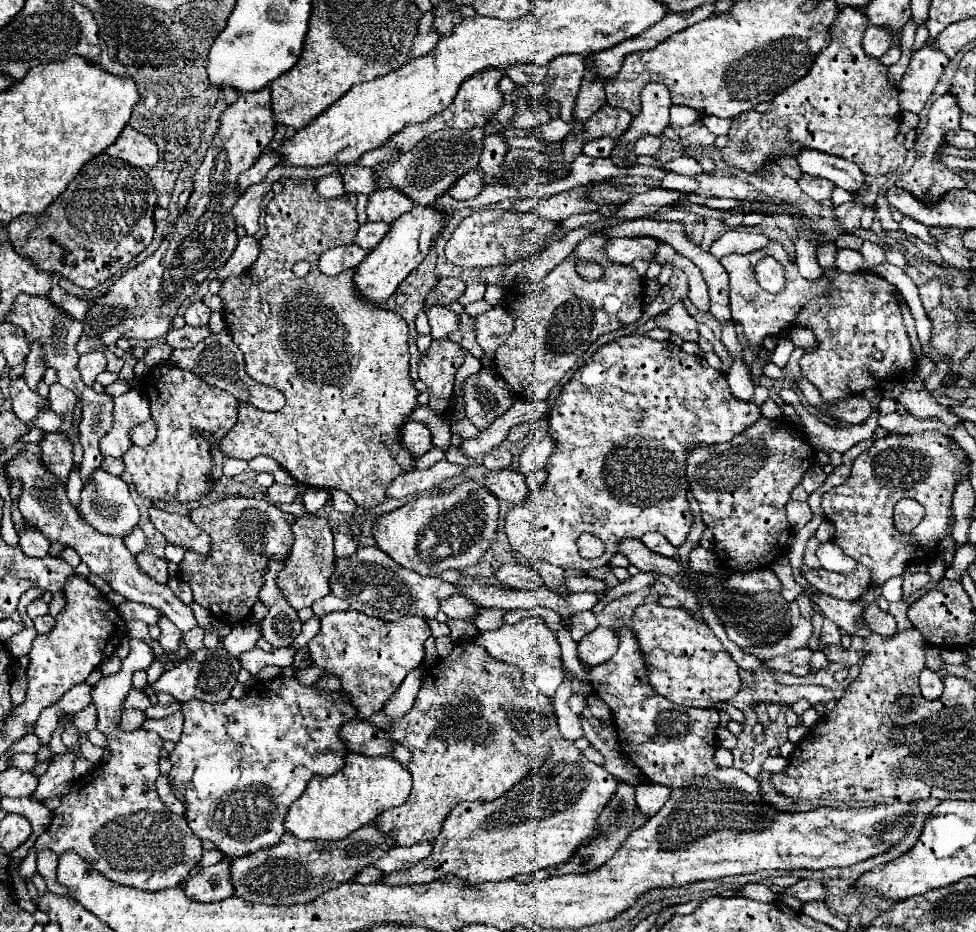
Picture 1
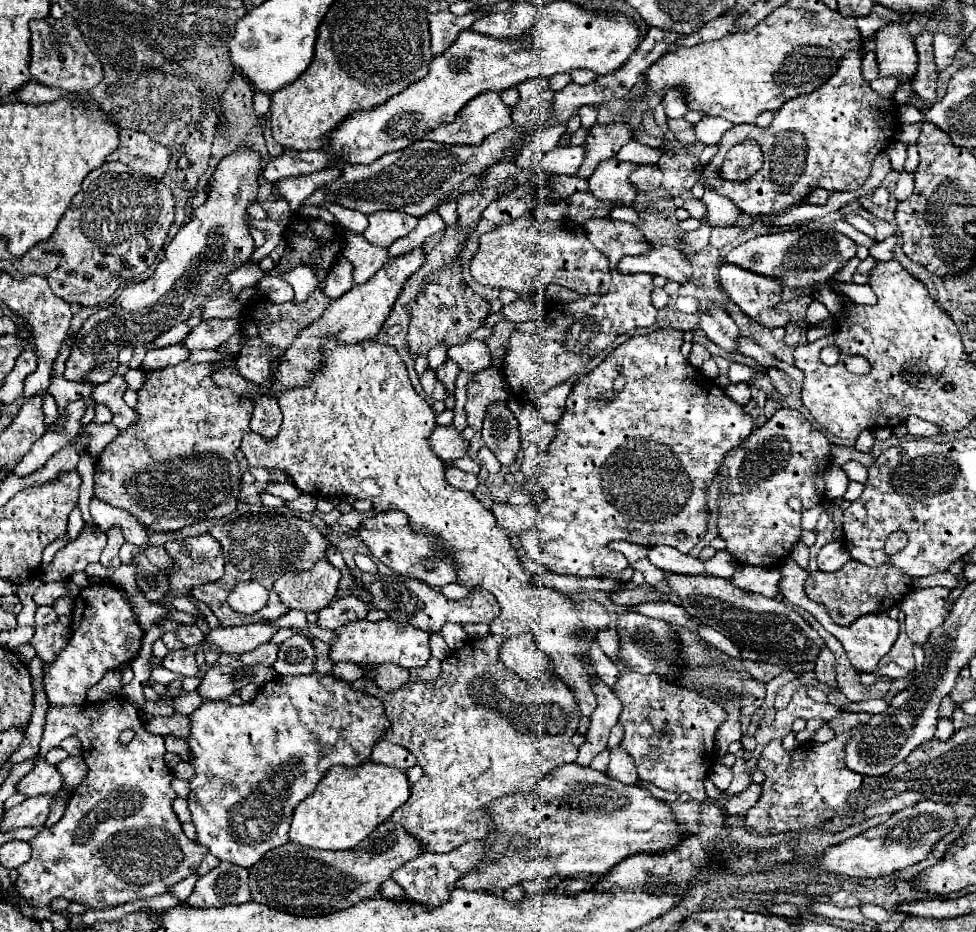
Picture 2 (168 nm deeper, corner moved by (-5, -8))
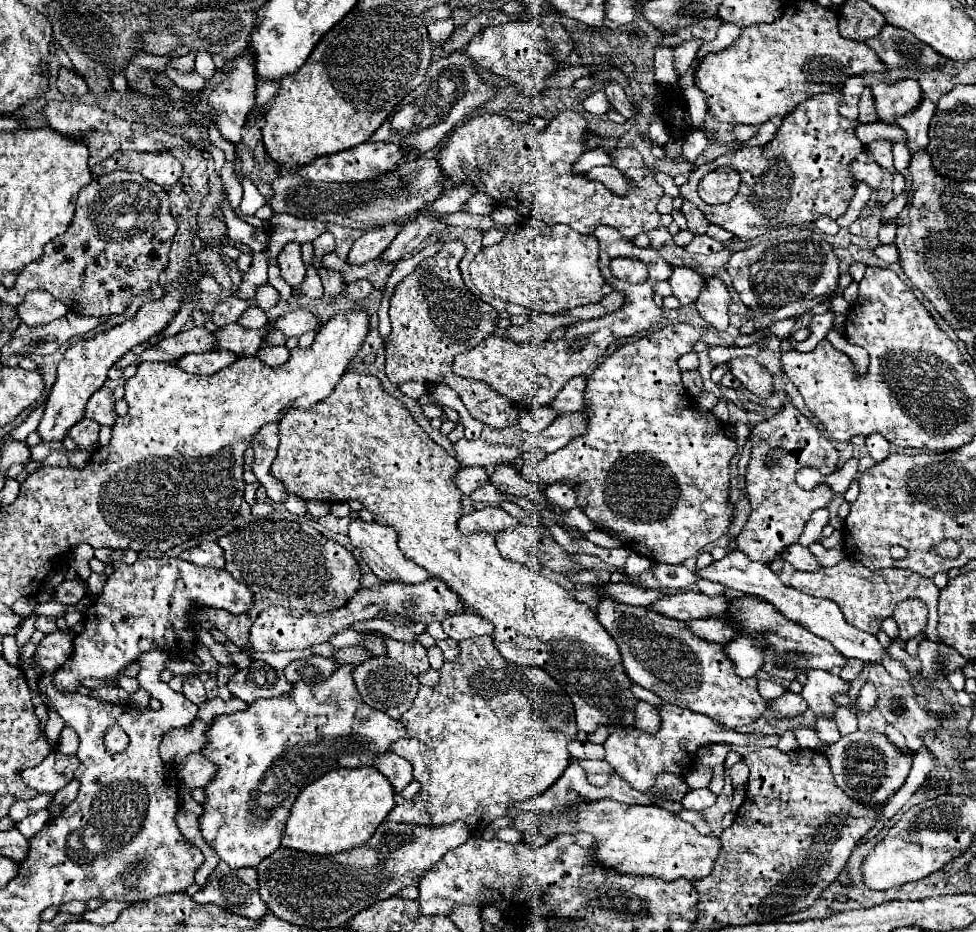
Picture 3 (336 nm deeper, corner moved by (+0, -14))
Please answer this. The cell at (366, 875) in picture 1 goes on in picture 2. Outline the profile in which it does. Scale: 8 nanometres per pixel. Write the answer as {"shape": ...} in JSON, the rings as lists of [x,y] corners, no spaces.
{"shape":[[[390,878],[388,882],[382,884],[382,888],[380,888],[380,896],[382,896],[382,898],[400,898],[400,896],[404,896],[404,890]]]}

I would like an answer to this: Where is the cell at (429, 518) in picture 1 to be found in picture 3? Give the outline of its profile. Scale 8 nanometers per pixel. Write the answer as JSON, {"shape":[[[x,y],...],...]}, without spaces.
{"shape":[[[357,518],[349,526],[349,538],[351,538],[351,544],[361,550],[363,562],[381,580],[385,580],[385,582],[395,580],[395,582],[405,582],[405,584],[417,584],[417,582],[423,582],[423,580],[429,578],[427,570],[423,570],[421,566],[415,566],[415,562],[407,560],[401,554],[401,550],[397,546],[397,536],[395,536],[395,530],[393,528],[383,526],[383,524],[377,524],[377,522],[363,522],[363,520]]]}

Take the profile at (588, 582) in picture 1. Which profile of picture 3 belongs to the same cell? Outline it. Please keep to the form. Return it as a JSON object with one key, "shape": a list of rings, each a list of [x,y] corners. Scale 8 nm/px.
{"shape":[[[681,592],[681,594],[665,596],[649,608],[653,608],[659,614],[671,616],[675,620],[689,622],[689,620],[711,618],[711,616],[719,616],[719,614],[727,612],[729,600],[725,596],[709,598],[701,592]]]}

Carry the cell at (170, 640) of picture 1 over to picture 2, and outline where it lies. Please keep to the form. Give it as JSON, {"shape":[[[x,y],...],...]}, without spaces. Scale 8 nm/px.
{"shape":[[[186,648],[170,650],[168,656],[164,658],[162,666],[168,668],[168,670],[172,670],[172,672],[184,674],[184,676],[196,676],[196,674],[198,674],[196,658],[194,658],[194,654],[192,654],[190,650],[186,650]]]}

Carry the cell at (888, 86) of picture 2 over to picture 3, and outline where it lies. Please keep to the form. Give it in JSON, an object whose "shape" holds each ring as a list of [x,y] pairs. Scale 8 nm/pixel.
{"shape":[[[865,88],[863,94],[859,96],[859,116],[857,116],[857,120],[859,120],[861,124],[867,124],[867,122],[875,122],[875,120],[877,120],[871,88]]]}

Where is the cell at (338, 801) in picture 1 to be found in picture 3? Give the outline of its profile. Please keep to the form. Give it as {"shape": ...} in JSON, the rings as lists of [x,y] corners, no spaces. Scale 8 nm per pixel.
{"shape":[[[373,766],[331,770],[309,784],[295,800],[281,846],[313,854],[335,854],[361,846],[393,810],[393,798],[391,784]]]}

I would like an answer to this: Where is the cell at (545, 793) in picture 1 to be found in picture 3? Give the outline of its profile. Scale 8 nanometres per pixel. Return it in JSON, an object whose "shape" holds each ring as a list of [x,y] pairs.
{"shape":[[[599,800],[591,804],[579,804],[569,812],[563,812],[559,816],[549,816],[545,814],[543,818],[537,816],[535,812],[519,812],[515,818],[515,828],[523,834],[573,834],[573,832],[589,832],[595,836],[599,850],[597,850],[597,860],[605,870],[615,870],[615,874],[639,874],[639,876],[653,876],[653,878],[663,878],[663,880],[675,880],[675,878],[689,878],[701,880],[707,874],[713,872],[715,860],[721,850],[721,840],[715,834],[701,834],[697,832],[691,824],[683,822],[679,816],[671,814],[669,810],[661,806],[629,806],[621,804],[615,800]]]}

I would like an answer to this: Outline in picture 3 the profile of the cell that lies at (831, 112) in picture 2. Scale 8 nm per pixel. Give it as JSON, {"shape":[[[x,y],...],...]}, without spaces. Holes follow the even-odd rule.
{"shape":[[[841,94],[807,98],[803,106],[787,114],[779,132],[767,146],[743,148],[691,170],[689,180],[679,188],[681,196],[693,202],[711,224],[721,226],[739,240],[755,240],[775,228],[815,222],[819,214],[837,220],[847,212],[849,200],[855,194],[855,182],[851,174],[847,174],[847,162],[863,150],[863,144],[855,138],[855,126],[859,122],[839,118],[839,102]],[[717,168],[733,168],[739,172],[741,182],[737,194],[729,202],[711,206],[699,198],[697,184],[705,174]]]}

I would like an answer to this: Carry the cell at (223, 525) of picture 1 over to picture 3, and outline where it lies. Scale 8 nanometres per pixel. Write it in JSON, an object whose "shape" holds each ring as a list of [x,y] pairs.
{"shape":[[[259,520],[219,538],[219,544],[223,546],[227,558],[225,570],[239,578],[239,582],[247,582],[251,590],[255,588],[255,606],[249,614],[241,614],[239,618],[227,614],[225,610],[203,610],[203,614],[195,618],[195,624],[205,620],[213,622],[241,652],[253,652],[249,648],[249,630],[267,606],[305,608],[321,614],[345,606],[361,588],[361,568],[355,556],[339,542],[325,538],[307,522]]]}

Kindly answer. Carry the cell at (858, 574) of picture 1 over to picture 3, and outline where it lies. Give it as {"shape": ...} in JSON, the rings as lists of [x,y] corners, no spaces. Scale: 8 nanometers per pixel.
{"shape":[[[853,558],[843,560],[837,566],[831,568],[821,568],[817,572],[795,572],[791,578],[791,586],[799,592],[805,592],[809,596],[817,598],[827,598],[839,604],[843,616],[847,622],[857,626],[863,632],[877,634],[881,630],[881,622],[889,618],[895,610],[895,606],[901,600],[907,598],[919,598],[923,600],[928,608],[928,622],[924,631],[926,638],[939,642],[941,638],[937,636],[937,598],[939,598],[939,588],[933,584],[931,578],[911,572],[911,570],[901,570],[901,568],[883,568],[883,570],[869,570],[863,564],[855,562]]]}

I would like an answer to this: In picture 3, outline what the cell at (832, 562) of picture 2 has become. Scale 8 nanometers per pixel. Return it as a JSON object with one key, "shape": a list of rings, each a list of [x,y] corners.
{"shape":[[[793,544],[789,548],[783,550],[781,554],[783,560],[787,560],[789,564],[793,564],[797,570],[807,570],[807,572],[815,572],[819,568],[815,556],[809,552],[809,548],[801,546],[801,544]]]}

